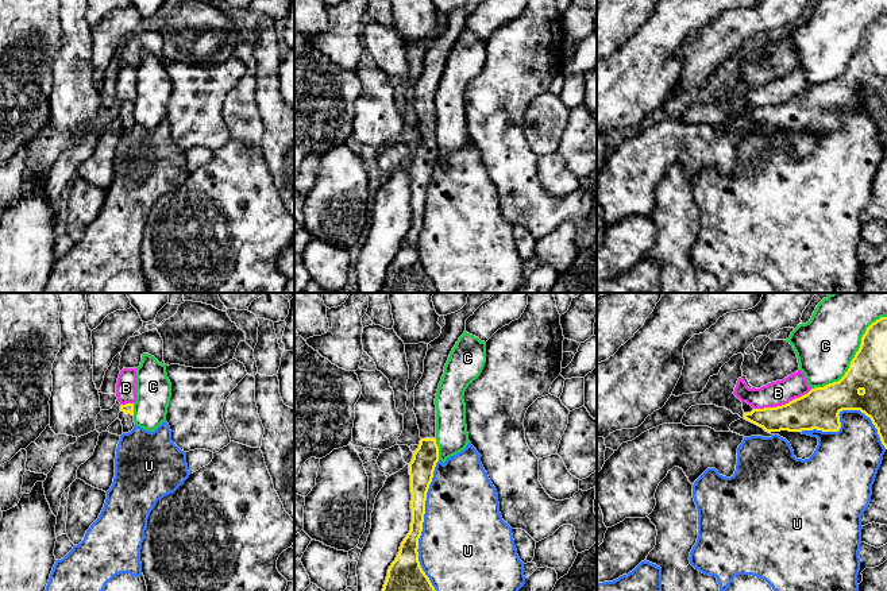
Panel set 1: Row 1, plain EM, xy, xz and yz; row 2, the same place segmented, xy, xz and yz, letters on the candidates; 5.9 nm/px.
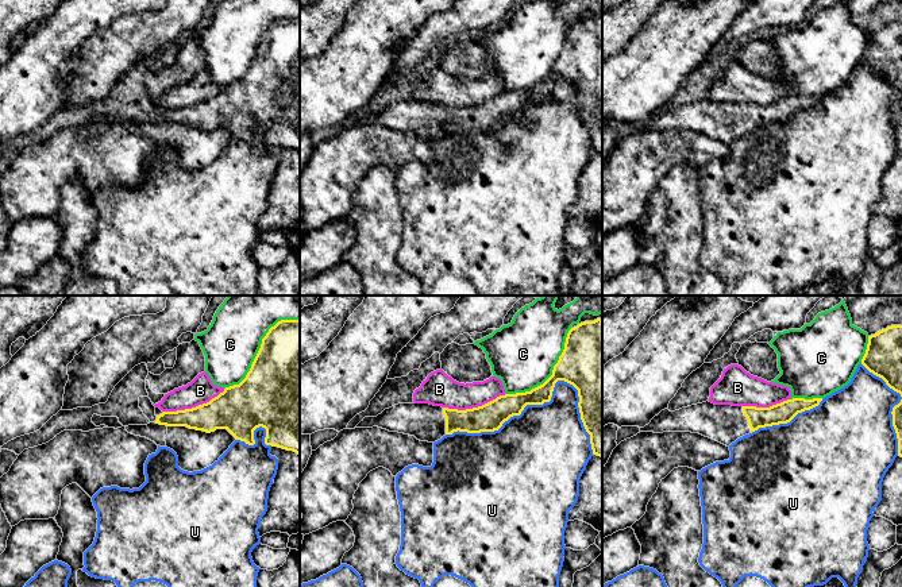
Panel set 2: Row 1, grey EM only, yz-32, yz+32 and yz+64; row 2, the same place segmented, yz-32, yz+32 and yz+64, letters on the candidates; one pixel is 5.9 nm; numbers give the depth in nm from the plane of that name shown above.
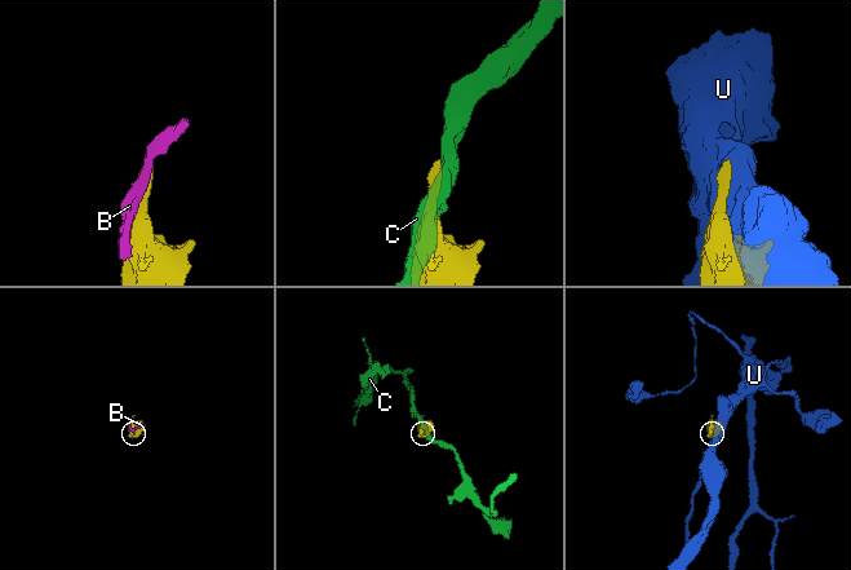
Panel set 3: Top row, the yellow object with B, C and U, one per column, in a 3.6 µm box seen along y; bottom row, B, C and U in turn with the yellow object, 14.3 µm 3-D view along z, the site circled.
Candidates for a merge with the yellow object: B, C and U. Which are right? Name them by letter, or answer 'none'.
none

